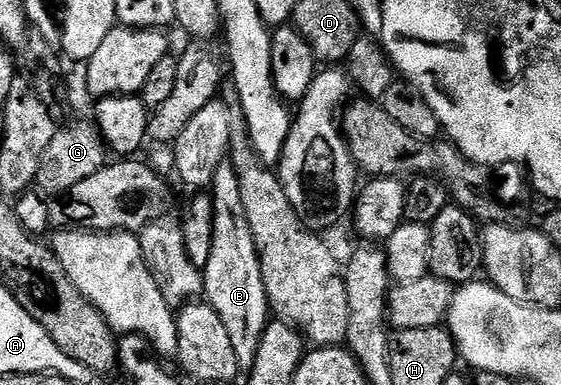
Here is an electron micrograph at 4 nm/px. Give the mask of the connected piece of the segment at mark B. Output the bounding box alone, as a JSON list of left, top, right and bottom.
[204,161,271,369]

